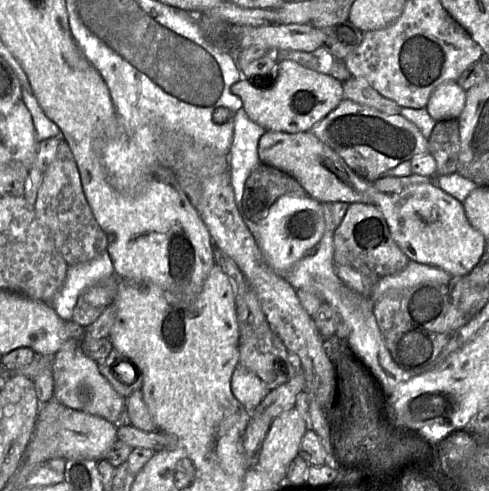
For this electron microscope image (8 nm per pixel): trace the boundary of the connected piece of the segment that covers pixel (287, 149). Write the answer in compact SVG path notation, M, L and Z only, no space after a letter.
M266 131L258 142L258 156L261 163L294 177L307 195L321 203L338 201L348 204L355 202L373 204L376 193L379 192L373 182L356 174L335 151L310 131L297 133Z

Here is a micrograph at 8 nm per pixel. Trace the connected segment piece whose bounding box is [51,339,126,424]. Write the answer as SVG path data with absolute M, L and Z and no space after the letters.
M69 339L53 356L52 377L54 398L62 405L85 413L97 415L105 420L119 424L124 419L126 409L125 397L119 395L99 372L97 362L89 358L77 346L80 339Z

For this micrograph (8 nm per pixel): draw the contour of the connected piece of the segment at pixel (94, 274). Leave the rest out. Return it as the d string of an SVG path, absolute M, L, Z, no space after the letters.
M108 251L93 260L69 265L65 281L50 305L61 319L70 321L79 296L114 276L115 269Z

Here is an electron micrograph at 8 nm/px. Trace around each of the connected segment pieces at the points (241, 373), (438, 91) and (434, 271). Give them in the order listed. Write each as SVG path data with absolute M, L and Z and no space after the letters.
M240 364L232 375L231 389L249 413L257 408L270 391L256 374Z
M449 81L434 89L425 108L436 121L457 119L465 101L466 91L457 82Z
M410 260L401 272L379 277L371 298L373 302L378 301L386 296L389 290L402 290L423 282L449 284L450 279L451 275L443 269Z

